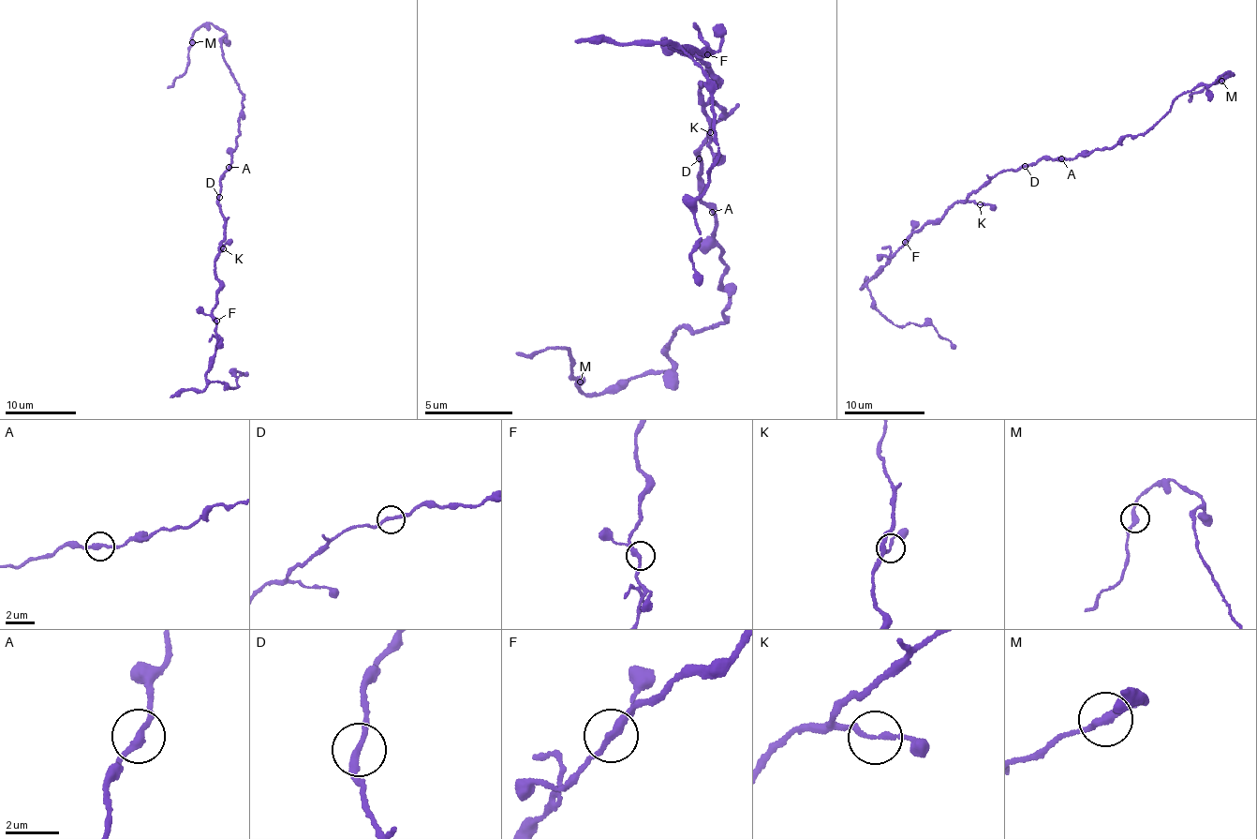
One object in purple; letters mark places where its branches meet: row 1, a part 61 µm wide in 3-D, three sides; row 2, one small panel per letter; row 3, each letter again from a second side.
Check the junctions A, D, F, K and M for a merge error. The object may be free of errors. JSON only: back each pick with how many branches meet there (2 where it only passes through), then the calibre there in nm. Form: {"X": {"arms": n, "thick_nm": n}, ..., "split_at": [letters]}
{"split_at": []}

